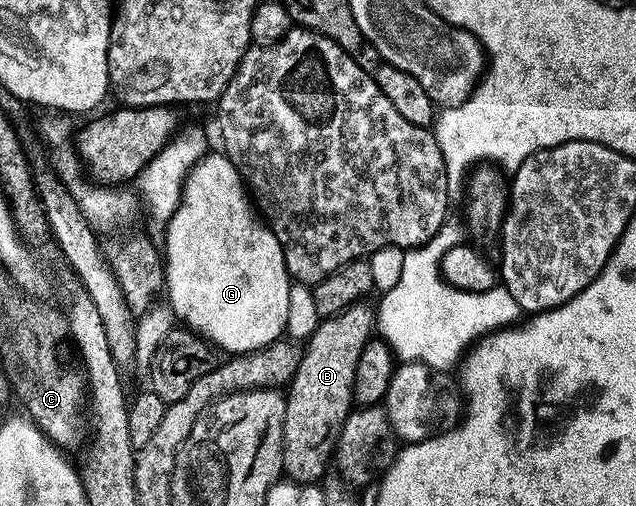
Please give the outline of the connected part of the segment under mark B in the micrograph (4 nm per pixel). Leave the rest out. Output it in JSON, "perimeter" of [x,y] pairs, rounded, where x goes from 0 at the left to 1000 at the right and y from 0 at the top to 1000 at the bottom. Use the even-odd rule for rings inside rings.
{"perimeter":[[[582,599],[550,603],[528,623],[502,632],[494,658],[480,676],[472,725],[465,725],[465,741],[456,751],[454,763],[448,771],[450,810],[447,812],[447,844],[443,846],[443,931],[454,949],[470,951],[473,958],[492,958],[505,953],[506,945],[513,941],[522,919],[531,862],[541,844],[541,828],[547,828],[557,800],[560,717],[566,717],[572,678],[579,678],[591,658],[590,605],[575,601]]]}

